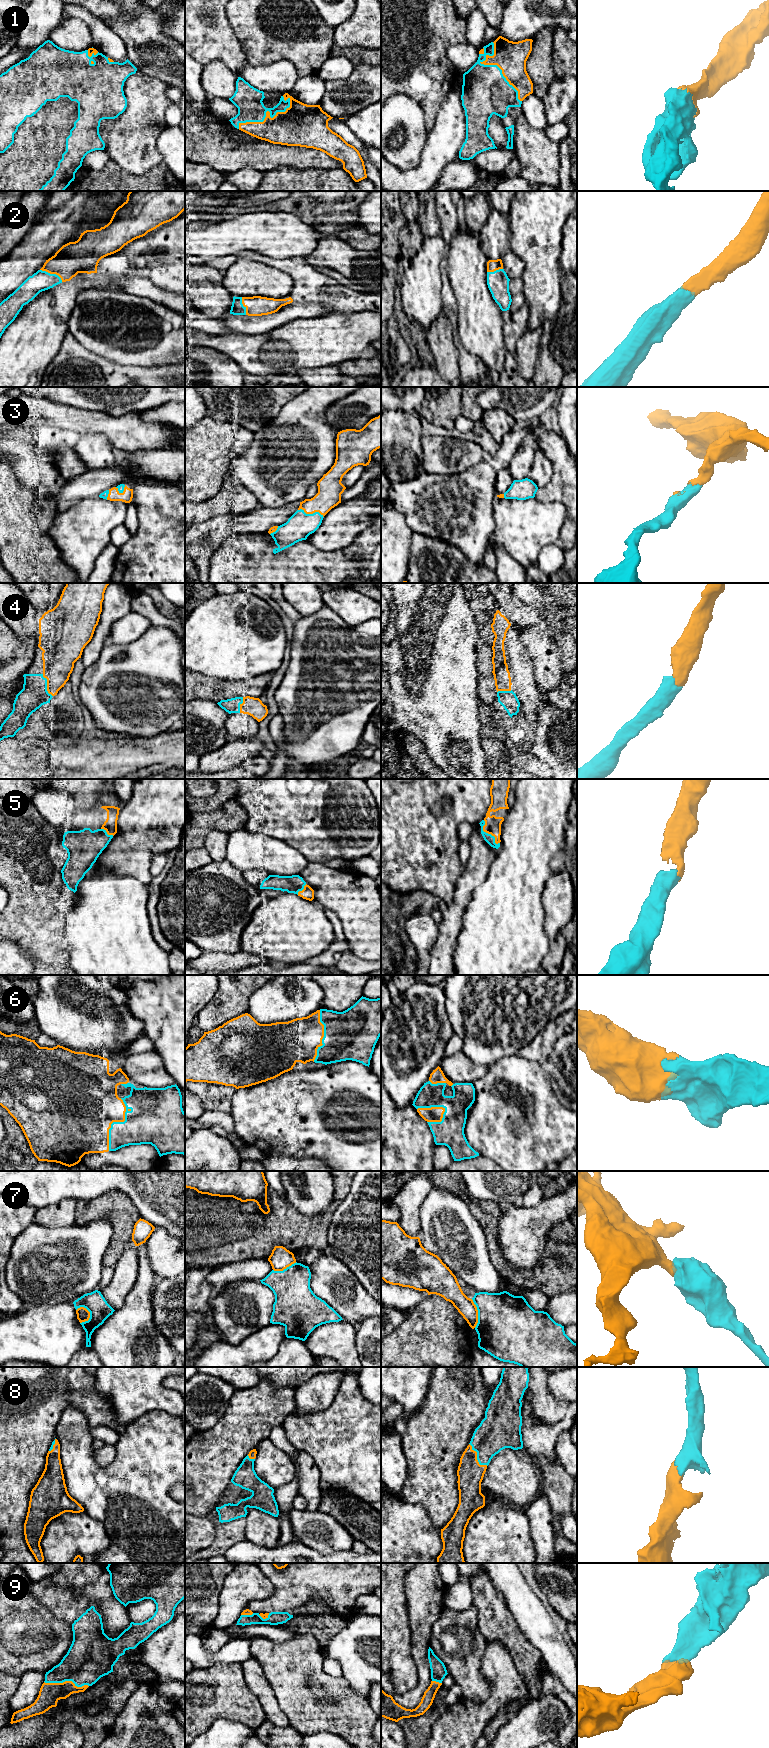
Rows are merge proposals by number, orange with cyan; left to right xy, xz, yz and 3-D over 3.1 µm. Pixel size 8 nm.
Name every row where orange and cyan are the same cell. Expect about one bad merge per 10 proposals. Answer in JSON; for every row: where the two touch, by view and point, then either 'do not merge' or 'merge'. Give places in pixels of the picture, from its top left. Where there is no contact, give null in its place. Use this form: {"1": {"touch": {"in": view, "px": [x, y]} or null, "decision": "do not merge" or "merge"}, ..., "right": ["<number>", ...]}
{"1": {"touch": {"in": "xz", "px": [266, 113]}, "decision": "merge"}, "2": {"touch": {"in": "xy", "px": [52, 273]}, "decision": "merge"}, "3": {"touch": {"in": "xz", "px": [311, 513]}, "decision": "merge"}, "4": {"touch": {"in": "xy", "px": [47, 685]}, "decision": "merge"}, "5": {"touch": {"in": "yz", "px": [488, 833]}, "decision": "merge"}, "6": {"touch": {"in": "xy", "px": [115, 1121]}, "decision": "merge"}, "7": {"touch": {"in": "xy", "px": [89, 1317]}, "decision": "do not merge"}, "8": {"touch": {"in": "yz", "px": [476, 1457]}, "decision": "merge"}, "9": {"touch": {"in": "xy", "px": [66, 1681]}, "decision": "merge"}, "right": ["1", "2", "3", "4", "5", "6", "8", "9"]}

